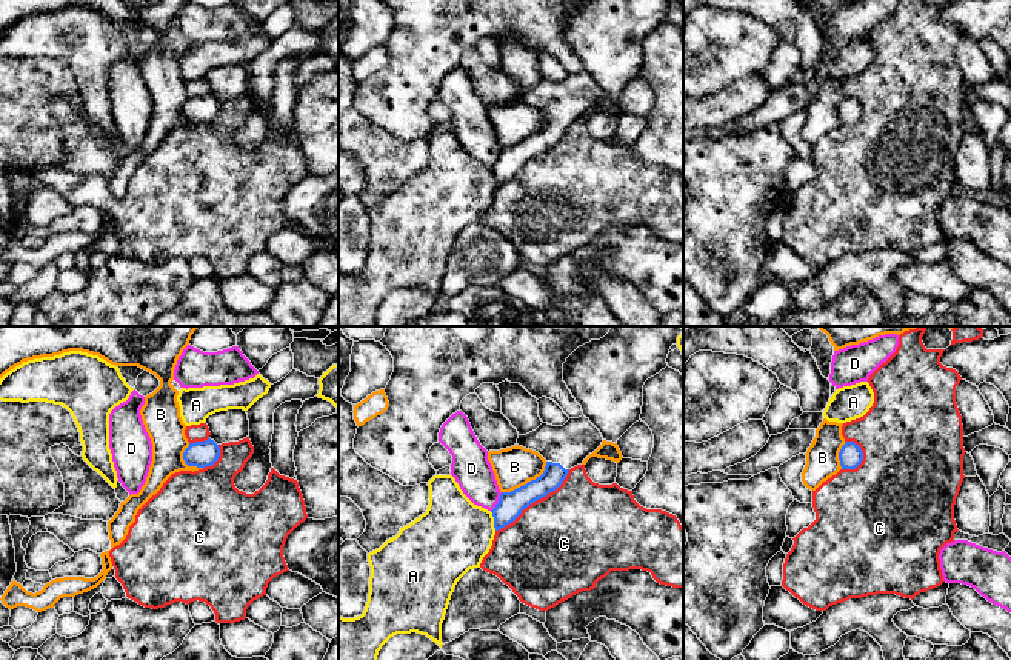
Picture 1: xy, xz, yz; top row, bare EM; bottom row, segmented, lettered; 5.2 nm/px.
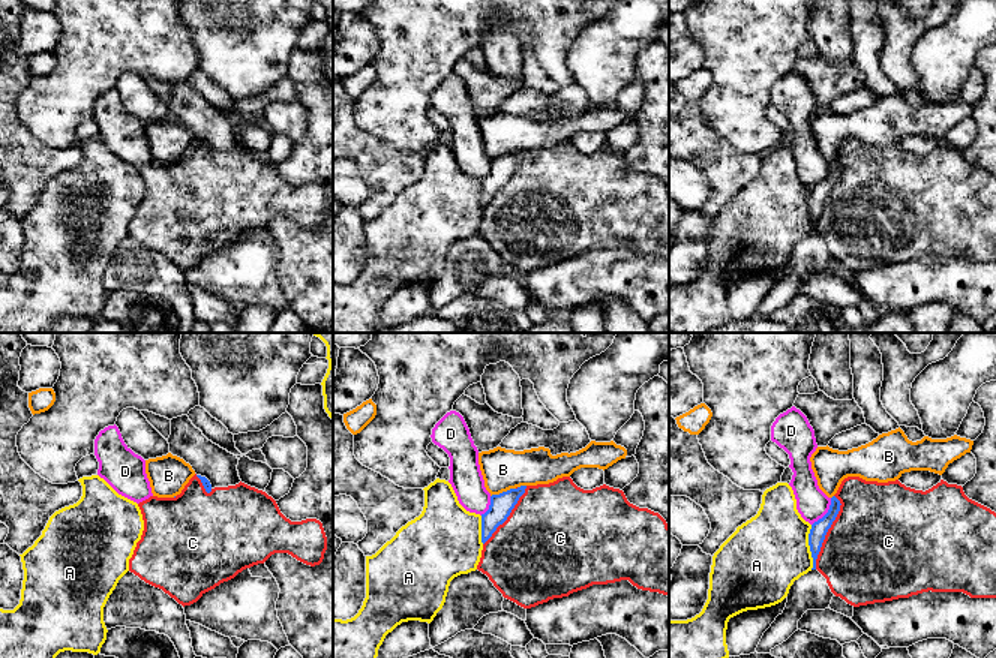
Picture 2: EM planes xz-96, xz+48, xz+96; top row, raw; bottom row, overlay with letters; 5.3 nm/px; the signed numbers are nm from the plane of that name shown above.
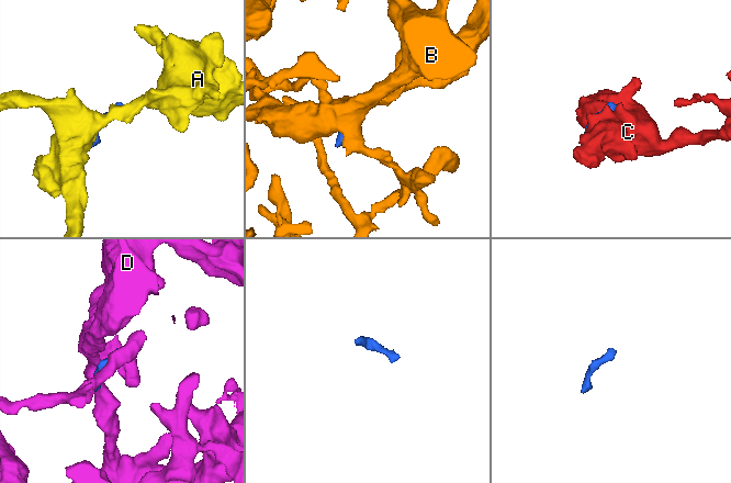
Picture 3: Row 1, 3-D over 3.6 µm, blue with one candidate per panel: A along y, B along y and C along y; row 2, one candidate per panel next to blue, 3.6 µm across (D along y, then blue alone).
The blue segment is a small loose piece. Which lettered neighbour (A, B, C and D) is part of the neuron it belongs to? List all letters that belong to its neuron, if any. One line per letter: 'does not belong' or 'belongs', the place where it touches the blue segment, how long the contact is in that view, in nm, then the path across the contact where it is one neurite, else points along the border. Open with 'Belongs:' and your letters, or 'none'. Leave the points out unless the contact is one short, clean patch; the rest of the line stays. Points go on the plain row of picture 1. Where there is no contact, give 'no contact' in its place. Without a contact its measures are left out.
Belongs: none
A: does not belong; contact xz (494, 176); length 110 nm; border xz (490, 166), (496, 185)
B: does not belong; contact xz (528, 137); length 280 nm; border xz (547, 117), (539, 131), (502, 148)
C: does not belong; contact xz (534, 156); length 500 nm
D: does not belong; contact xz (499, 157); length 120 nm; border xz (502, 148), (491, 166)

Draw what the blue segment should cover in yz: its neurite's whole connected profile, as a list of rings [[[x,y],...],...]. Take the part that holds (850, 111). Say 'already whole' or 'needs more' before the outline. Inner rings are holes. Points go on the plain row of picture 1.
already whole | [[[845,97],[839,108],[839,115],[842,125],[856,125],[863,115],[863,108],[854,97]]]

